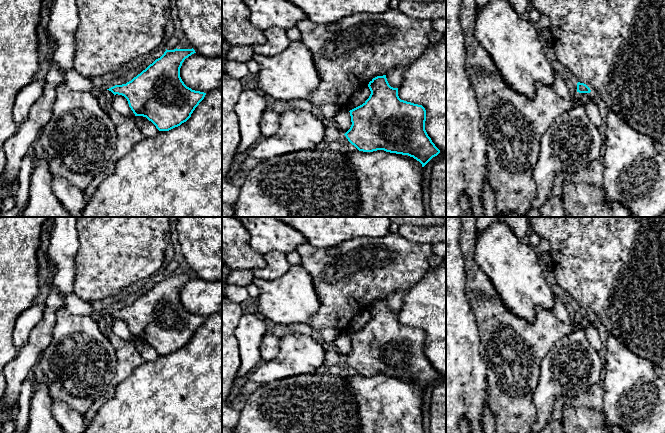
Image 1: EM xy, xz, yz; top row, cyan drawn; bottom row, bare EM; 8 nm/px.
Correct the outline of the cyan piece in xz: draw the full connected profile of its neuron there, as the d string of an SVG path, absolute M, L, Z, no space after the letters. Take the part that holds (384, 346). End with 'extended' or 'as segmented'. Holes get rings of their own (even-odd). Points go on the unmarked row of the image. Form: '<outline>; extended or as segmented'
M386 299L373 302L368 311L371 315L369 322L362 329L349 335L352 349L344 359L352 369L363 376L384 374L390 377L408 379L419 385L422 391L440 377L425 354L426 334L422 329L401 324L398 320L398 312L389 309Z; as segmented

